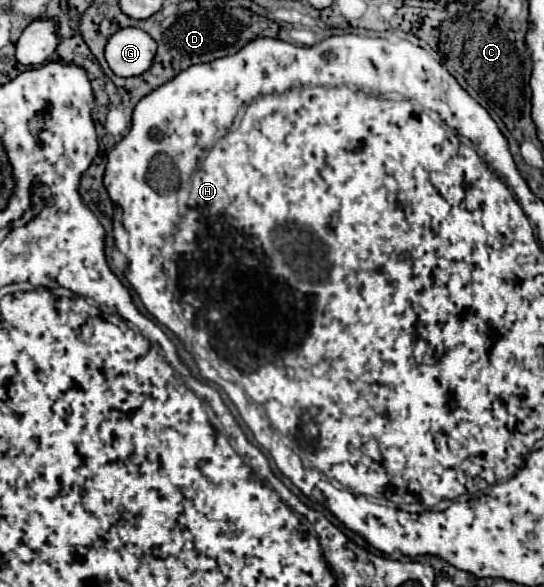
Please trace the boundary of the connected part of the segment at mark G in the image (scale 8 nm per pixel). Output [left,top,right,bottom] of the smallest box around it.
[106,28,154,78]

